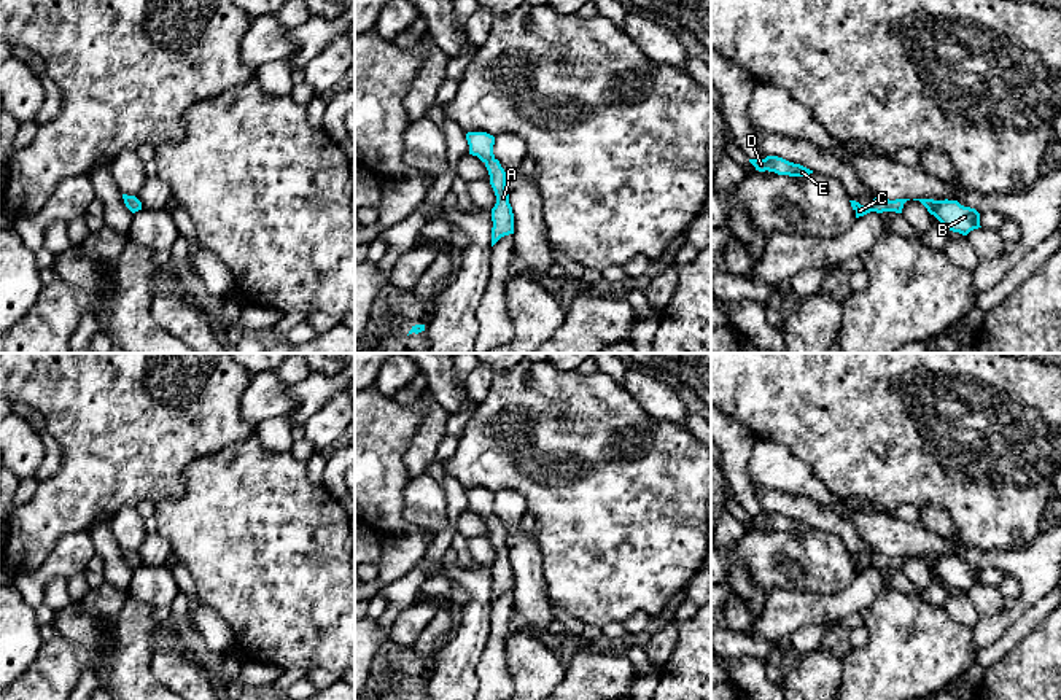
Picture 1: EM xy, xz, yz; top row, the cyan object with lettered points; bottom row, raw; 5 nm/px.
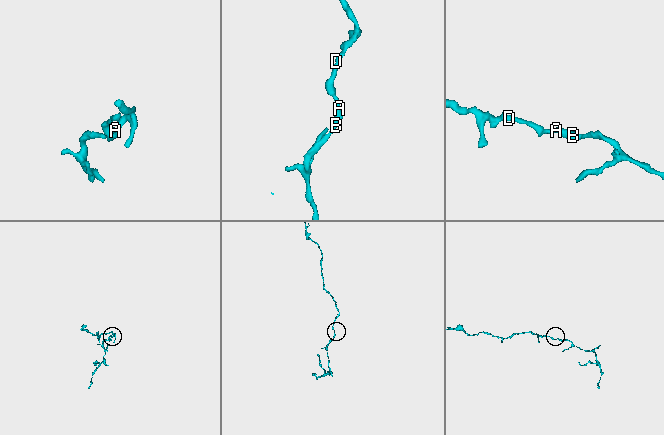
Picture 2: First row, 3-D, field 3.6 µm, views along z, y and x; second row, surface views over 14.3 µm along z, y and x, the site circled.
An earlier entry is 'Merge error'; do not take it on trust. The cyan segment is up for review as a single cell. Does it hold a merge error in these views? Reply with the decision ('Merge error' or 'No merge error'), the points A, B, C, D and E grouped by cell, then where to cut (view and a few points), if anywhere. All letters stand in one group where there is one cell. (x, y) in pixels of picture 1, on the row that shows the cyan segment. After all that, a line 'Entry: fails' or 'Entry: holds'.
No merge error. Groups: A B C D E. No split
Entry: fails

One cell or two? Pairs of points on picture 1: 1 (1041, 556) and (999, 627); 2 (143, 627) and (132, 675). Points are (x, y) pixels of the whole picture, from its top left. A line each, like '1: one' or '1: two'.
1: one
2: one

